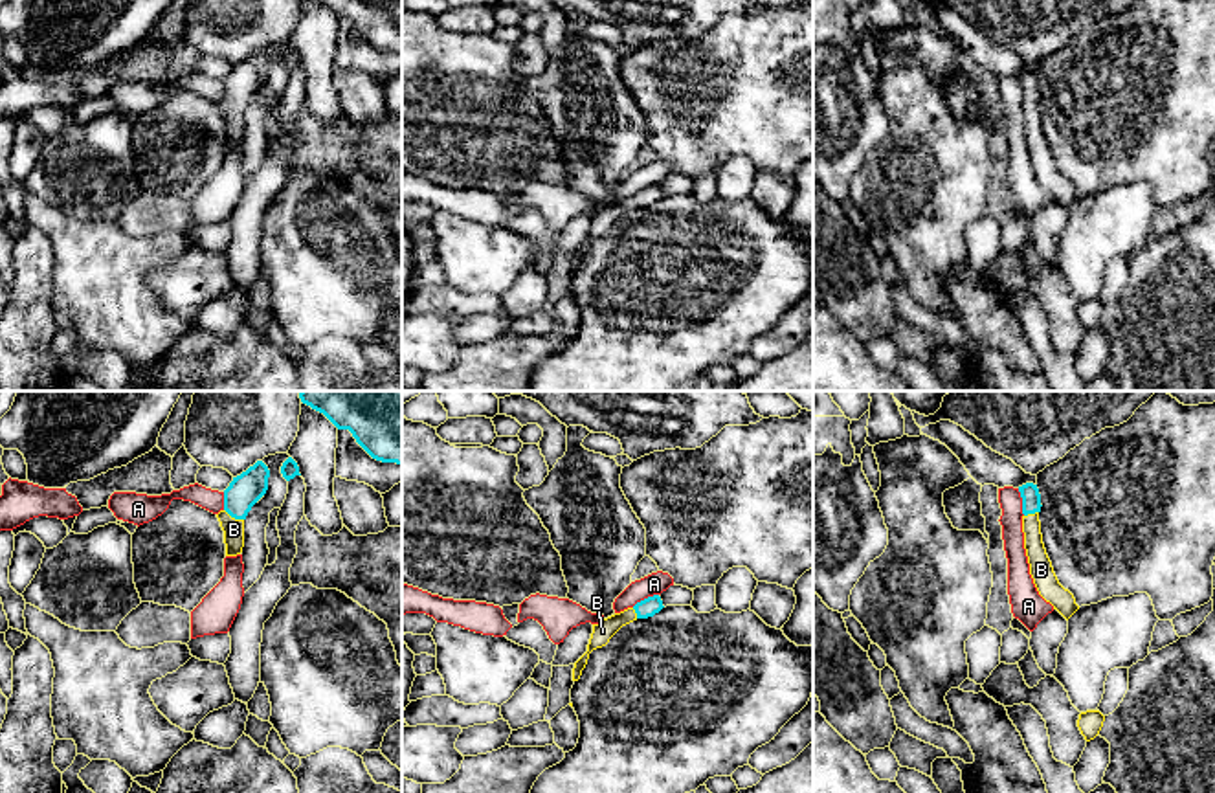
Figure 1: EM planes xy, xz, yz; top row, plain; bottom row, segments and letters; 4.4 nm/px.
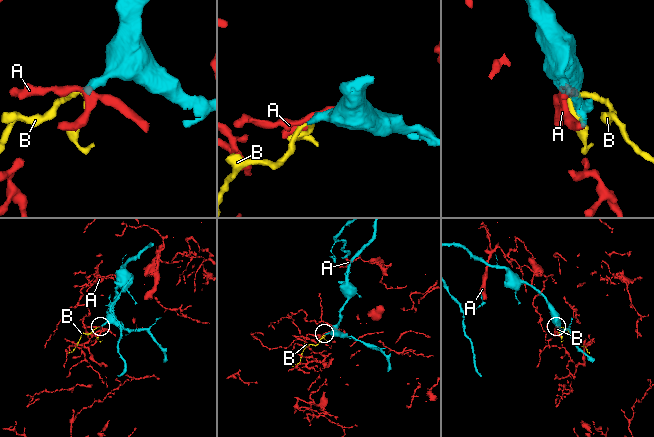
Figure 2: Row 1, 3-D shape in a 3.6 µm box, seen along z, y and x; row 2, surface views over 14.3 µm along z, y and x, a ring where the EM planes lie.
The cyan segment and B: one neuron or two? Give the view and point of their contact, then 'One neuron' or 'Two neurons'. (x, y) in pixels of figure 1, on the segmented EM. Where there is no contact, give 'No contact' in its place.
Touches cyan at xy (234, 516). One neuron

